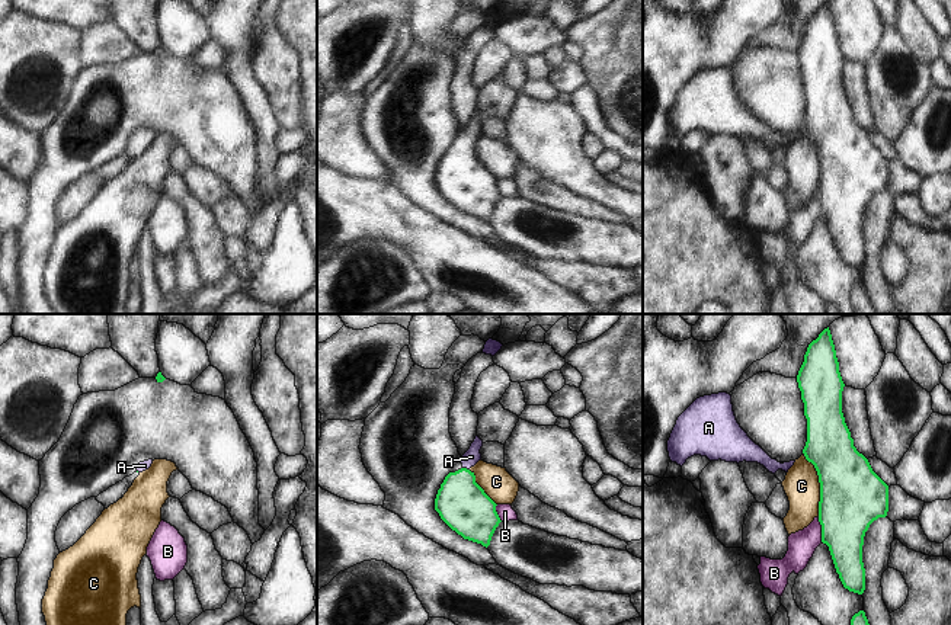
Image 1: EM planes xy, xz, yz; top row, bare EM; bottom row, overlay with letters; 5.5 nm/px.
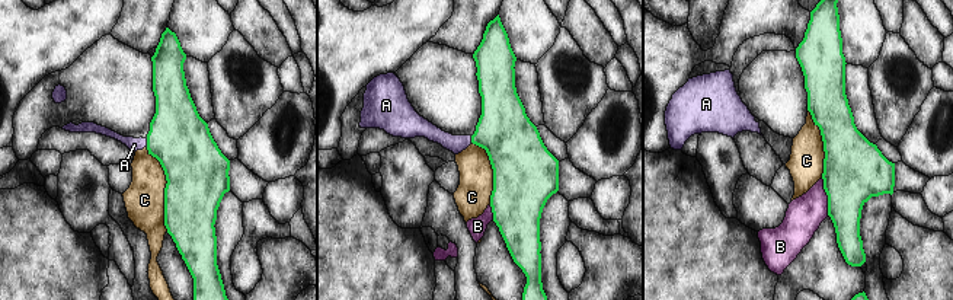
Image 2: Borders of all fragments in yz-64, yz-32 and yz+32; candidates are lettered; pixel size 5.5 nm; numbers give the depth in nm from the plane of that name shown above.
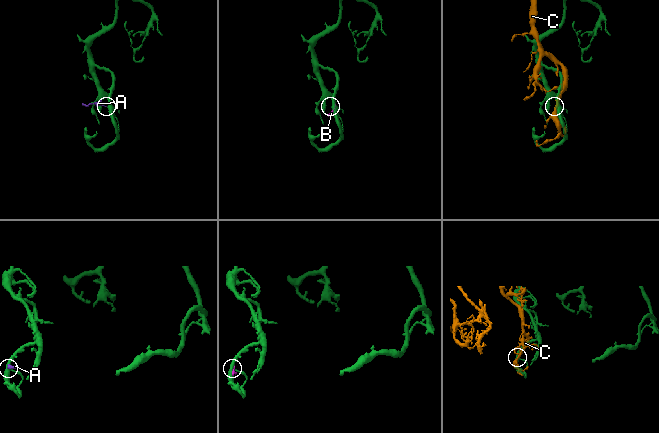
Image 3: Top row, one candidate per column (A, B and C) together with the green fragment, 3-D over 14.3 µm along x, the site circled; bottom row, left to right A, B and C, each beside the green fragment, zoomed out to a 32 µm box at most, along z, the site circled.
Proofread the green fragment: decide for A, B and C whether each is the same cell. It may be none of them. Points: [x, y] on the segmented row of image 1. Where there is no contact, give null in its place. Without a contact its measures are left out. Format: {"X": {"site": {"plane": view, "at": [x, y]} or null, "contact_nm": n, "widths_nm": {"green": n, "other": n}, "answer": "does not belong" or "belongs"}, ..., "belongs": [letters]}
{"A": {"site": {"plane": "xz", "at": [466, 468]}, "contact_nm": 40, "widths_nm": {"green": 280, "other": 90}, "answer": "belongs"}, "B": {"site": {"plane": "yz", "at": [822, 529]}, "contact_nm": 150, "widths_nm": {"green": 360, "other": 160}, "answer": "does not belong"}, "C": {"site": {"plane": "yz", "at": [820, 484]}, "contact_nm": 360, "widths_nm": {"green": 360, "other": 200}, "answer": "does not belong"}, "belongs": ["A"]}

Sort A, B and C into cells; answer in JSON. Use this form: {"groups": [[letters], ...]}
{"groups": [["A"], ["B"], ["C"]]}

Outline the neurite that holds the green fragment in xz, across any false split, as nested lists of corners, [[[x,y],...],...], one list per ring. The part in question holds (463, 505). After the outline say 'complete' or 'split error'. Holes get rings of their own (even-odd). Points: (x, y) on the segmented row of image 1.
[[[476,436],[470,449],[461,456],[462,468],[449,472],[435,499],[435,510],[441,519],[464,539],[489,547],[502,522],[496,503],[476,483],[470,471],[480,459],[483,440]]]; split error

